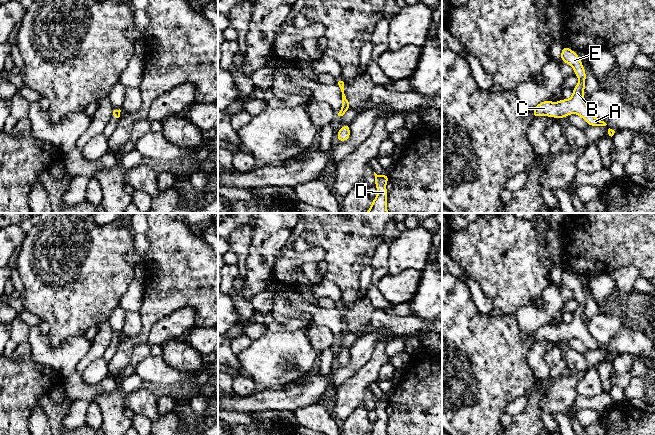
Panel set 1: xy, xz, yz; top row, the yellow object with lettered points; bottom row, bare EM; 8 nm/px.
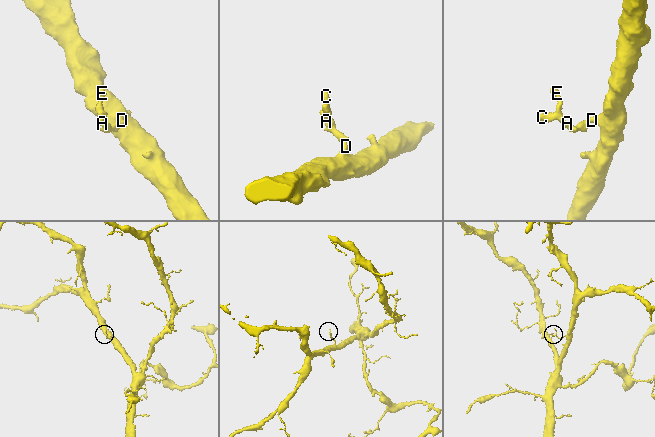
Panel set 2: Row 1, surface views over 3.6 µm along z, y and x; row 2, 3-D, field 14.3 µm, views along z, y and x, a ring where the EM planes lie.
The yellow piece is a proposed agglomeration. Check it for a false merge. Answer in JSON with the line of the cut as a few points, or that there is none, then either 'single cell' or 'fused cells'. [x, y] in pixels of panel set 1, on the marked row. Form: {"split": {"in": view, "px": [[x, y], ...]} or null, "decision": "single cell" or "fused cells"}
{"split": null, "decision": "single cell"}

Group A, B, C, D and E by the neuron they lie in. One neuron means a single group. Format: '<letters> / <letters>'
A B C D E

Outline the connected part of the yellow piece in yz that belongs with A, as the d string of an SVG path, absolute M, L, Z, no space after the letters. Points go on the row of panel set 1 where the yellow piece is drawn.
M565 46L561 51L561 61L571 65L579 79L578 84L573 88L571 98L568 100L561 99L558 102L545 100L533 109L533 117L548 116L563 119L570 114L577 114L588 123L588 126L606 126L607 124L604 121L600 121L591 113L587 106L587 100L583 97L586 72L579 56Z

